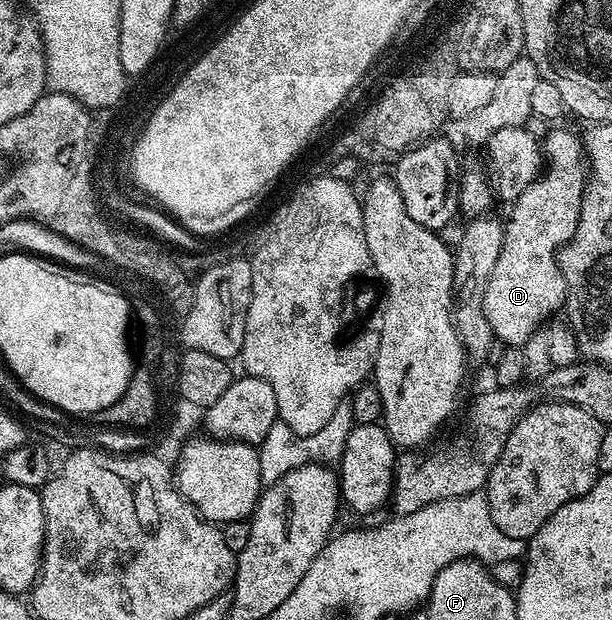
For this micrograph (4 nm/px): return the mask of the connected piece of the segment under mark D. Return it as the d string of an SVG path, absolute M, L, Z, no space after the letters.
M558 128L555 132L554 129L547 131L544 137L544 160L544 171L539 175L538 179L533 180L533 182L509 205L510 221L507 219L504 224L504 242L500 246L500 258L496 258L496 266L488 278L488 286L484 294L484 314L488 318L488 326L492 326L495 341L501 342L507 346L521 346L525 344L526 339L533 332L539 331L539 329L543 327L542 319L550 315L550 317L553 317L555 315L553 312L556 311L557 308L559 311L566 303L566 279L562 273L562 268L558 265L558 252L576 234L576 226L580 218L582 195L586 189L586 181L588 179L588 161L584 155L581 139L579 139L577 135L574 137L566 128Z

